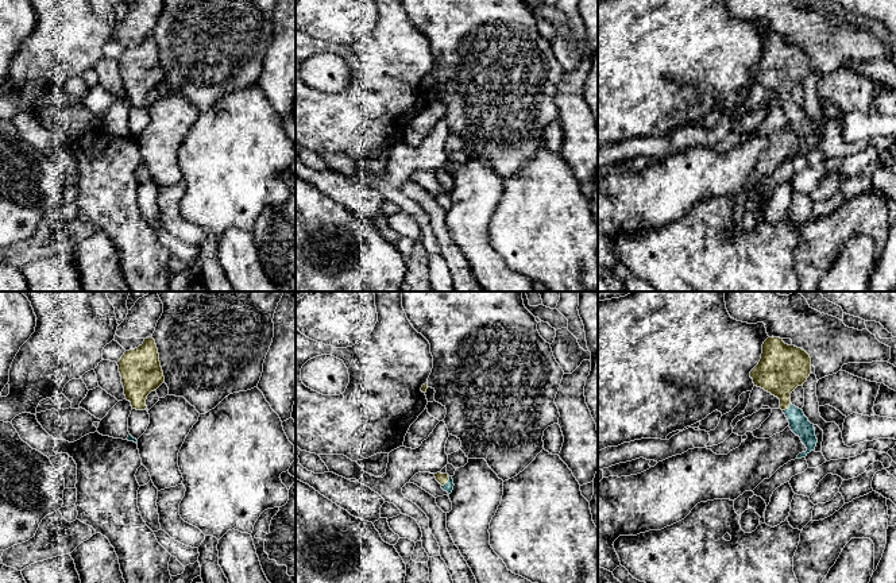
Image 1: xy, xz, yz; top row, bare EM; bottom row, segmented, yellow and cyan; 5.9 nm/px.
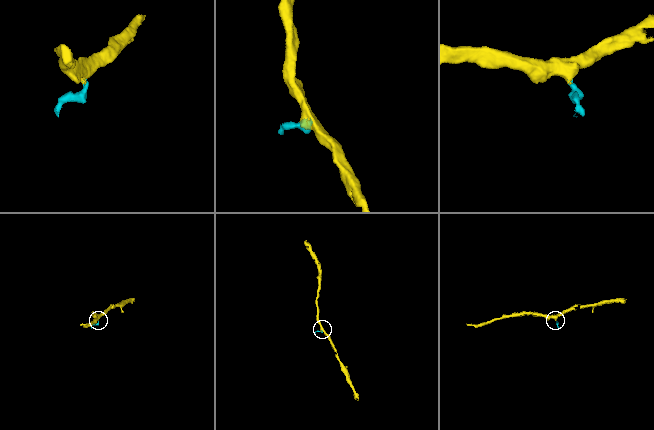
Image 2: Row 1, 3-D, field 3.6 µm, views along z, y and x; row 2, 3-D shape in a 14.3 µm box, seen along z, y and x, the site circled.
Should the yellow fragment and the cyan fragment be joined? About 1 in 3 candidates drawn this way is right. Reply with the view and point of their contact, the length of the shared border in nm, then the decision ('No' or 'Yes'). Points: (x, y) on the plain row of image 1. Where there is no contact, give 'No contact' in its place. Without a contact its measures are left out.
Touches yellow at xz (447, 178). Shared border 80 nm. Yes

